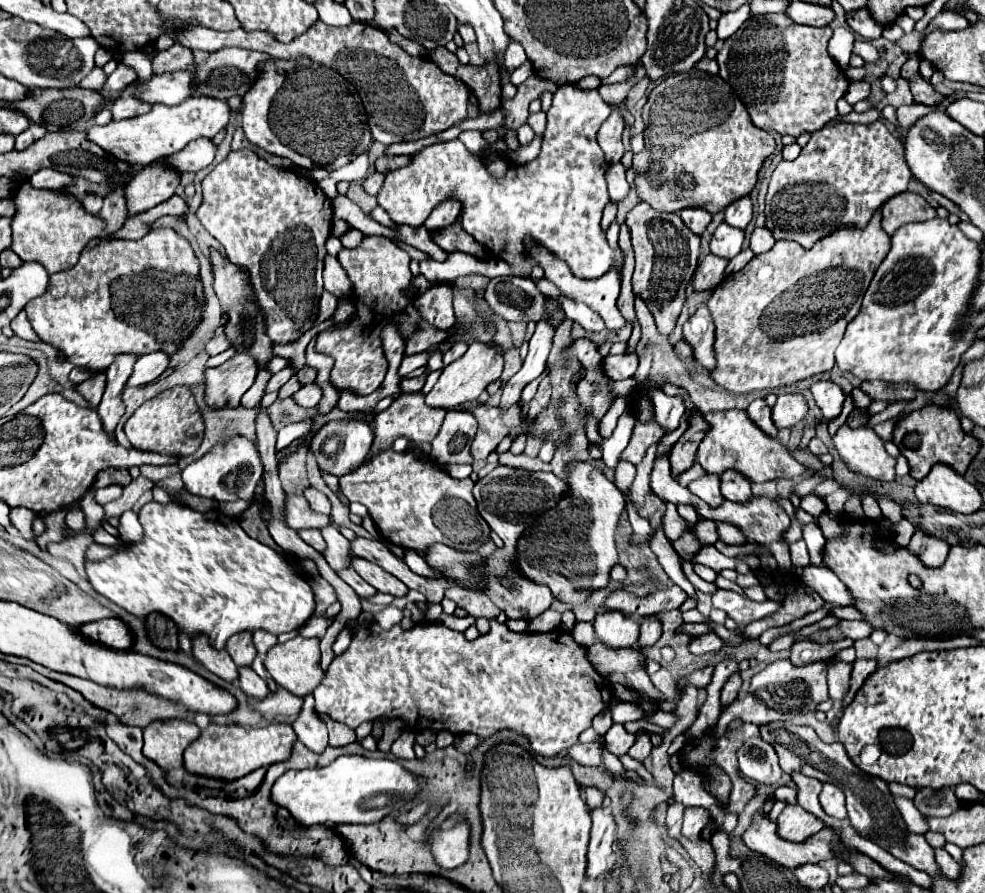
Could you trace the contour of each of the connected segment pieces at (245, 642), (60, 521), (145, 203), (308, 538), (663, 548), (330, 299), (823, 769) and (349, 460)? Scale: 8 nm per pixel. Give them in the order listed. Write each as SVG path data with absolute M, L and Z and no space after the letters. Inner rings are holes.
M244 632L244 634L234 634L228 642L226 642L226 650L232 656L232 660L238 666L250 666L254 656L256 656L256 648L252 644L252 634Z
M63 508L51 514L43 516L46 530L36 538L38 546L45 550L48 542L58 542L65 539L65 517L68 510Z
M164 158L142 168L126 186L126 202L130 214L146 212L148 208L165 202L175 194L182 174L168 170L168 166L160 166L160 162L164 162Z
M300 530L298 534L300 534L300 538L302 538L304 542L308 542L308 544L310 544L312 548L316 548L318 552L324 552L324 550L326 550L326 542L324 542L320 530Z
M662 526L656 528L656 532L654 532L652 540L650 540L650 548L652 548L652 552L656 554L658 562L662 564L664 572L670 576L672 582L679 585L689 597L697 601L697 591L685 577L681 567L680 556L678 556L676 550L672 548L672 542L666 538Z
M324 292L322 300L320 300L320 310L318 310L320 320L318 322L330 318L334 314L334 310L336 310L336 304L338 304L338 298L334 294L330 294L330 292Z
M772 722L768 726L762 726L762 738L766 742L772 742L776 748L776 754L780 758L780 768L786 774L800 772L804 776L816 778L820 782L830 782L844 790L846 796L846 808L848 808L848 820L854 826L858 834L864 838L876 842L884 850L888 850L898 860L910 864L916 870L924 870L932 876L942 876L940 868L934 862L934 850L928 846L924 836L910 834L906 830L906 824L894 804L894 798L888 790L888 784L876 776L870 776L862 772L846 754L844 746L840 742L826 744L818 738L818 734L810 726L794 726L790 722Z
M336 420L336 422L328 422L326 426L322 426L318 430L318 434L312 438L310 450L314 452L318 468L322 472L328 472L328 474L334 474L336 478L340 478L340 476L356 470L364 462L366 454L370 452L372 440L374 440L374 432L370 430L368 424L350 422L350 420Z

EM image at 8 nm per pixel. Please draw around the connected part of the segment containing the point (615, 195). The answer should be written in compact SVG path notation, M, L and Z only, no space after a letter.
M622 162L608 168L606 182L608 182L608 192L610 192L610 202L614 204L624 200L632 190L632 186L626 182L626 168L622 166Z

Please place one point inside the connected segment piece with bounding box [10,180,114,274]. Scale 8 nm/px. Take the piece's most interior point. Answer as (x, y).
(50, 227)

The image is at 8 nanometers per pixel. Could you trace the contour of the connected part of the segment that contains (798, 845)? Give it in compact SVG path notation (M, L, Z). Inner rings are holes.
M756 814L756 816L754 816L754 824L744 832L742 840L744 840L744 844L746 844L750 850L754 850L754 852L758 852L758 854L764 854L764 856L768 856L770 860L774 860L774 862L778 862L778 864L782 864L782 866L786 866L786 868L796 868L796 866L802 866L802 864L808 864L808 862L818 864L818 862L822 862L822 860L836 860L836 862L840 862L842 858L836 854L836 850L852 850L852 852L856 852L856 848L846 846L846 844L842 842L840 834L836 834L836 830L830 828L830 826L824 826L818 834L814 834L812 838L808 838L808 840L804 840L804 842L788 842L788 840L782 840L782 838L776 834L776 824L770 822L766 814Z

